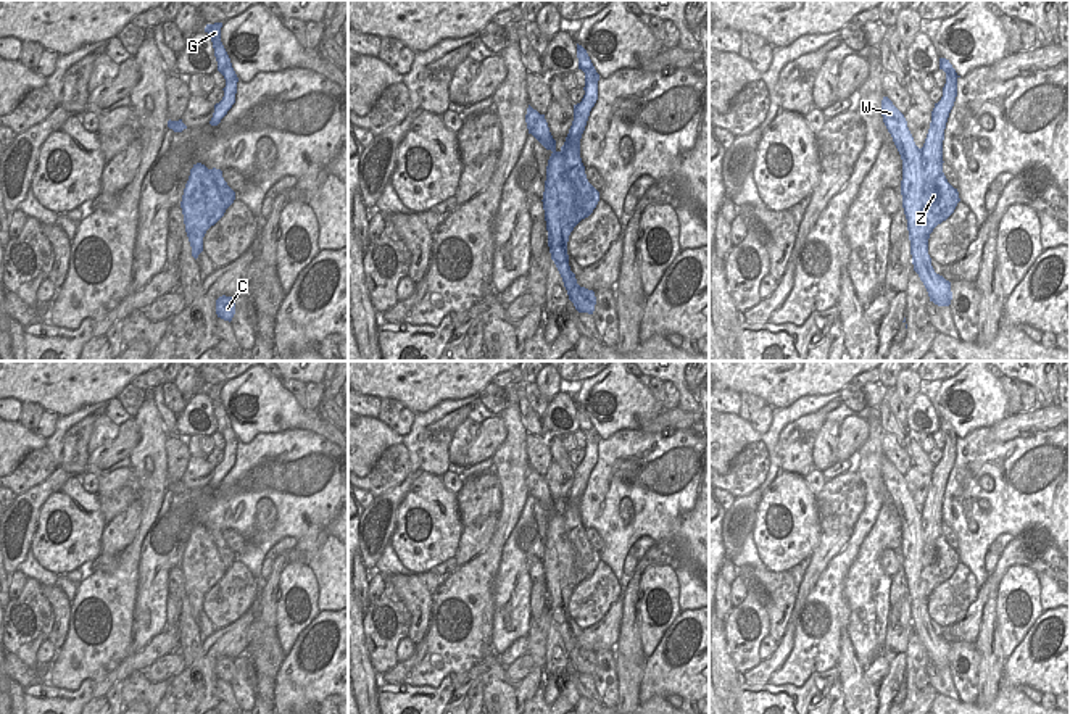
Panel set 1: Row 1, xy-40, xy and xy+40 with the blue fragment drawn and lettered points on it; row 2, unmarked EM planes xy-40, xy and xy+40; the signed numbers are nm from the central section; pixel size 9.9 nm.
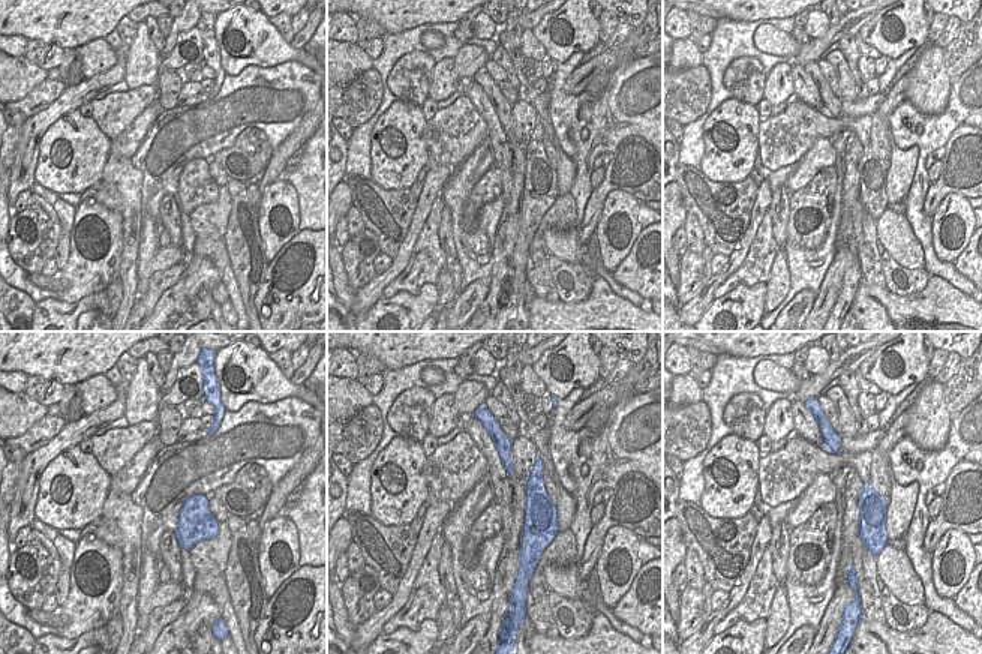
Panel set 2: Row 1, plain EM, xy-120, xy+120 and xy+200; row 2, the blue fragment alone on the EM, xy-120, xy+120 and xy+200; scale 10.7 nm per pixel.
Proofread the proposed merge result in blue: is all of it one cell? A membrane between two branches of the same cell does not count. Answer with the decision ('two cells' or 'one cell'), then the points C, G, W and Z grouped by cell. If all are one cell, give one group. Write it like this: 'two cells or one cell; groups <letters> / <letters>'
two cells; groups C W / G Z

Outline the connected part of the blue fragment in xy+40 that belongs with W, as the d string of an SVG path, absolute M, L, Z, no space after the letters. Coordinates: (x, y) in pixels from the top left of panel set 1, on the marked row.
M888 97L881 100L881 116L902 160L901 195L914 269L923 282L930 301L938 306L949 306L952 300L951 282L935 272L928 255L928 239L936 221L922 216L922 195L925 192L922 148L915 145L904 114Z

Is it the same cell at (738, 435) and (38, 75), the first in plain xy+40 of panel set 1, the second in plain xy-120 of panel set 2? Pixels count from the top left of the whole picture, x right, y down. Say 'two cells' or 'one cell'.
one cell

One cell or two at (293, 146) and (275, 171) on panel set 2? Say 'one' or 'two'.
one

